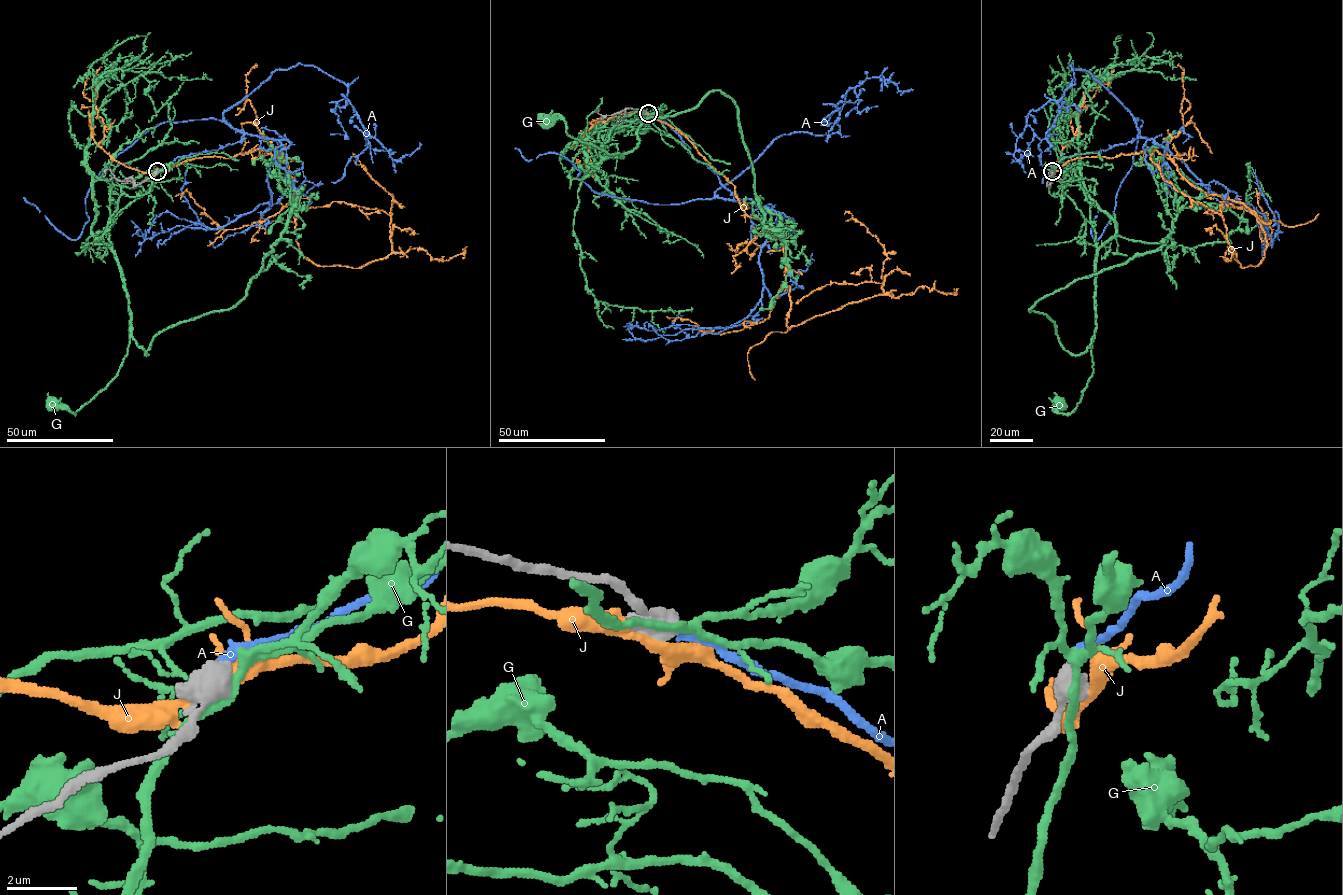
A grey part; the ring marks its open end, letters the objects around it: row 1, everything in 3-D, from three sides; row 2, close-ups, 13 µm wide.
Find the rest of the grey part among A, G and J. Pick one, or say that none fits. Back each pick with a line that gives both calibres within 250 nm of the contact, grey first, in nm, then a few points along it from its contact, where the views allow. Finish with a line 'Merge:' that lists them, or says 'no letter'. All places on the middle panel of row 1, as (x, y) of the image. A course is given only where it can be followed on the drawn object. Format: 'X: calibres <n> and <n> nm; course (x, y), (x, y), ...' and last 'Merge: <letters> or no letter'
A: calibres 700 and 260 nm; course (648, 113), (736, 201), (715, 192), (782, 135), (837, 132), (850, 88), (881, 75), (911, 88)
Merge: A

